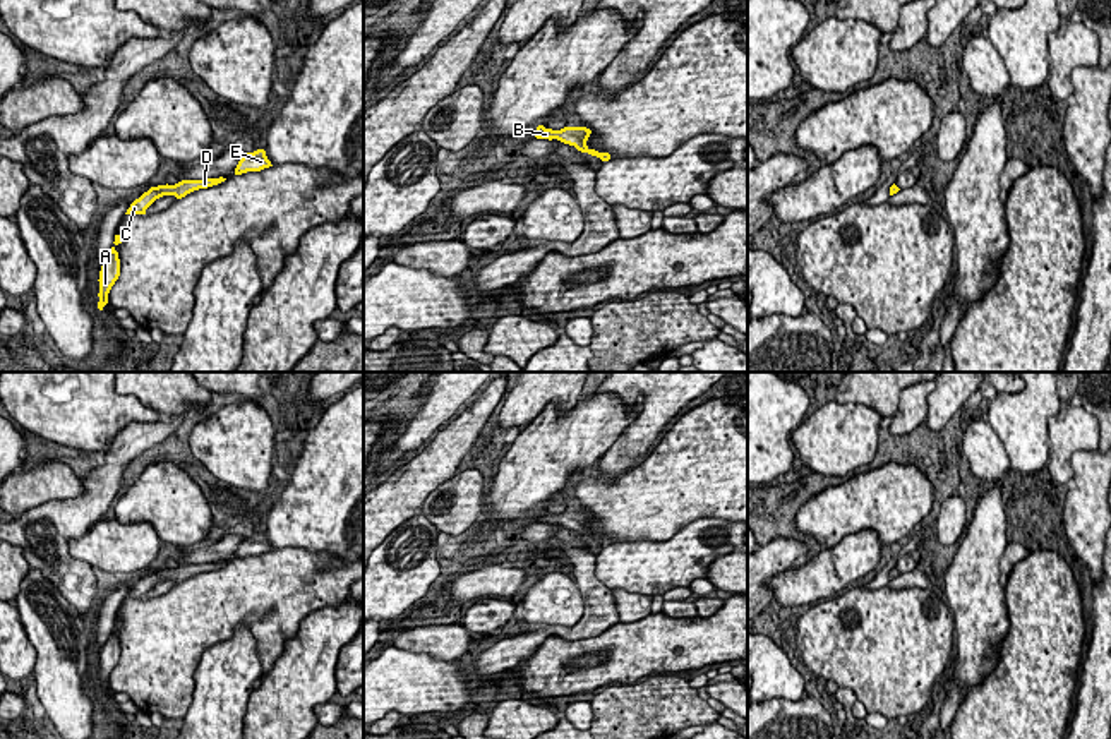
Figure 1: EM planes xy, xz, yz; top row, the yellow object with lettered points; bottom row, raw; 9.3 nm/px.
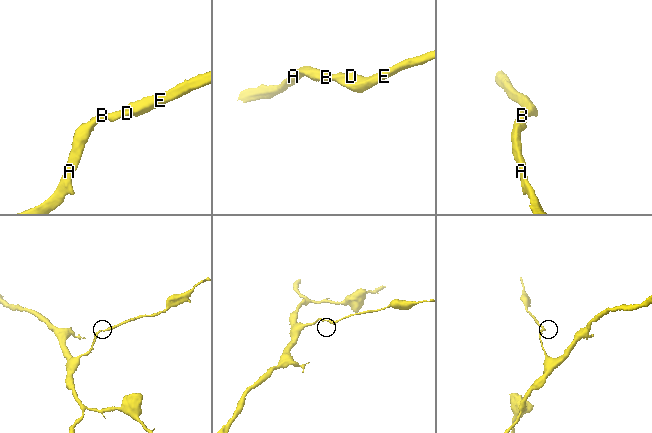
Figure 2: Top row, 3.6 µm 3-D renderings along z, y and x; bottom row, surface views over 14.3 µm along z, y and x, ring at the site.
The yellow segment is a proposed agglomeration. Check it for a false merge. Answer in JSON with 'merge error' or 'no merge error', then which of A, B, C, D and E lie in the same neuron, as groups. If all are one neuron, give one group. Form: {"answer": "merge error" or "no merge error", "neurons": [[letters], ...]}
{"answer": "no merge error", "neurons": [["A", "B", "C", "D", "E"]]}

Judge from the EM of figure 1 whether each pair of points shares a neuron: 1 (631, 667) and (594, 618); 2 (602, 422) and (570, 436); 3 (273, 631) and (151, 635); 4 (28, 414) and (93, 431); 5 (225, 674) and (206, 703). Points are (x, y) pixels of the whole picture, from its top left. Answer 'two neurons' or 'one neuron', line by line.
1: two neurons
2: one neuron
3: one neuron
4: one neuron
5: one neuron

